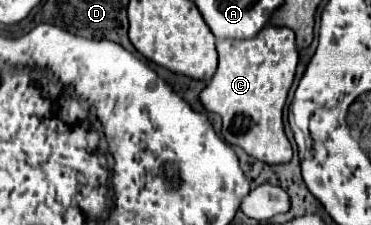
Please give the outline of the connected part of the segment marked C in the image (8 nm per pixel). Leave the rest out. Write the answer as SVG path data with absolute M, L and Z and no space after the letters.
M267 25L253 39L217 41L217 53L219 67L209 85L201 91L199 99L207 111L221 115L221 133L225 141L241 147L247 155L263 163L289 163L293 151L289 139L285 137L281 115L299 61L295 33L289 27Z

